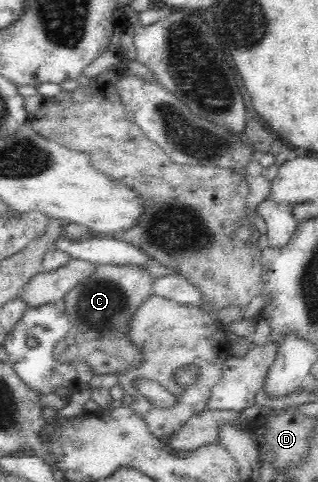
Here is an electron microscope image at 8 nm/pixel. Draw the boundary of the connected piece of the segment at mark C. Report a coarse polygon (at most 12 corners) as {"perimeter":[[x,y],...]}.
{"perimeter":[[101,265],[63,299],[60,363],[95,375],[142,363],[128,337],[154,278]]}

